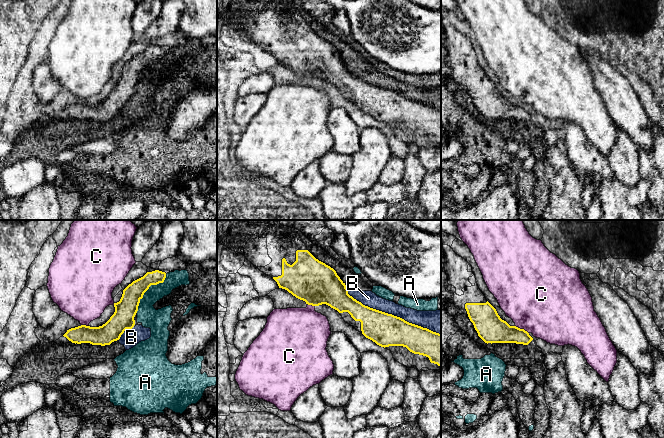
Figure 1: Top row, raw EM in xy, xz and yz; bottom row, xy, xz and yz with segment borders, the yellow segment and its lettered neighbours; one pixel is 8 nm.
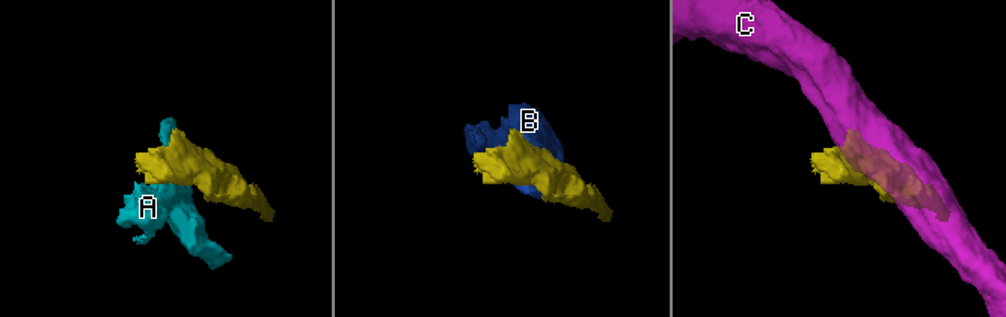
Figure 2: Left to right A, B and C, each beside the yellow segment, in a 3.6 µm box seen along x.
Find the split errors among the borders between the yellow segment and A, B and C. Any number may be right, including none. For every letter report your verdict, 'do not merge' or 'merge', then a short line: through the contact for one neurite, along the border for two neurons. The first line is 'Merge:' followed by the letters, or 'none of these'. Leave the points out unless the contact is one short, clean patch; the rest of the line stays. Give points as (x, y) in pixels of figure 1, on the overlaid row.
Merge: none of these
A: do not merge
B: do not merge
C: do not merge | yz (515, 325), (523, 328), (528, 333)

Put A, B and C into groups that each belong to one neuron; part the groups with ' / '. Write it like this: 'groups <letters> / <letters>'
groups A / B / C

